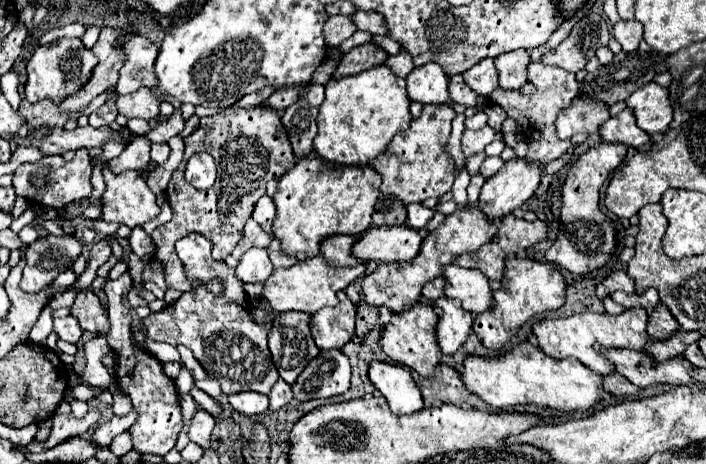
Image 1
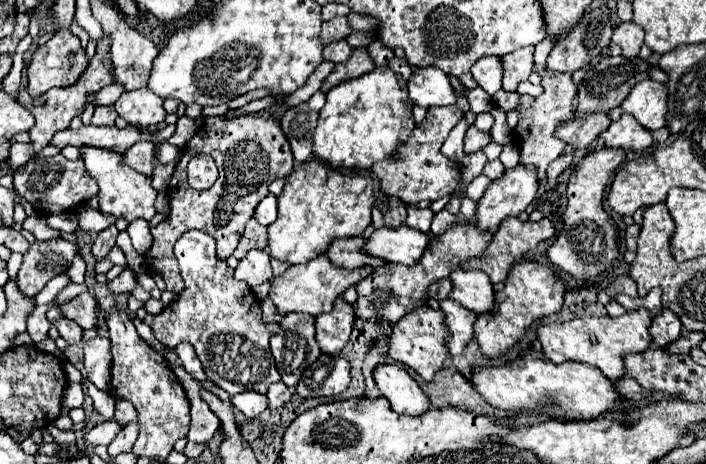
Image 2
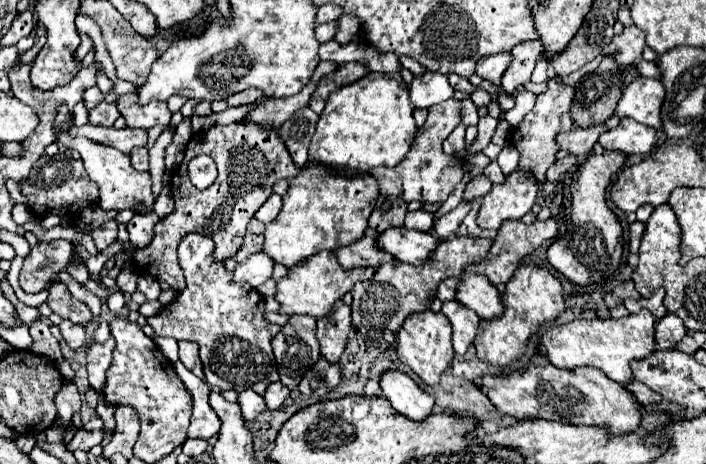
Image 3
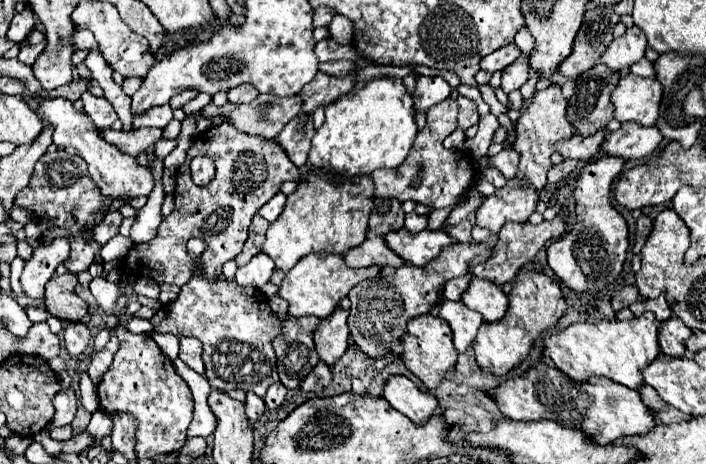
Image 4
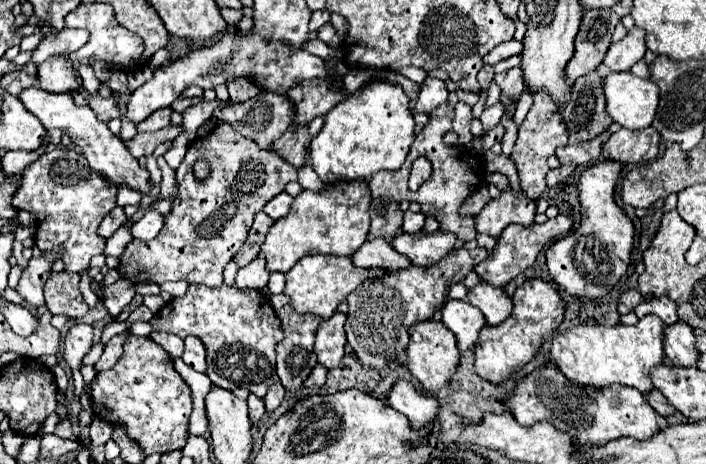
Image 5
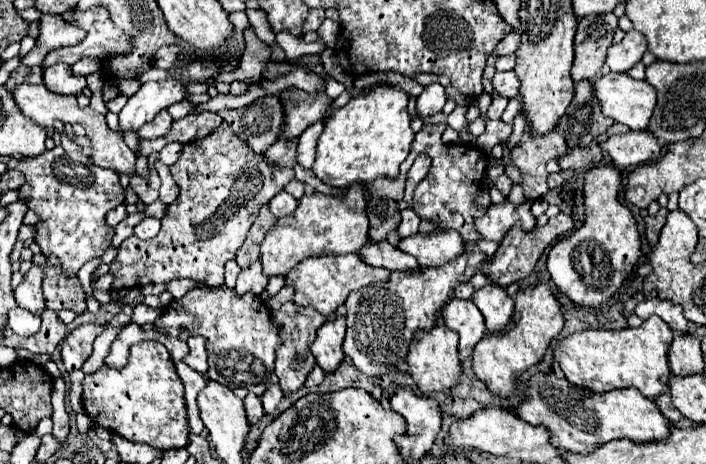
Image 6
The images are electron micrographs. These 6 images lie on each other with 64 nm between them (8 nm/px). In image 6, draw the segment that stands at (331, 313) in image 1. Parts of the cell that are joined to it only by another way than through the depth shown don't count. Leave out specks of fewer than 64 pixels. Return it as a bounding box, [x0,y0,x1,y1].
[310,316,346,372]

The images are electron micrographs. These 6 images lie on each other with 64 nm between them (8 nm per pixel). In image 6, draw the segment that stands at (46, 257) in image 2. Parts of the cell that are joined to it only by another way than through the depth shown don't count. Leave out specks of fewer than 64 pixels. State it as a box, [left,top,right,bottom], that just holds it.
[14,266,44,314]

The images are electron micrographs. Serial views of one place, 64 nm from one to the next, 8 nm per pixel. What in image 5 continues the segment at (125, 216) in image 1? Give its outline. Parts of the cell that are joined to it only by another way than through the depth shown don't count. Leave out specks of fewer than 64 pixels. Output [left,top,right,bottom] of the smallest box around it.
[18,86,152,194]

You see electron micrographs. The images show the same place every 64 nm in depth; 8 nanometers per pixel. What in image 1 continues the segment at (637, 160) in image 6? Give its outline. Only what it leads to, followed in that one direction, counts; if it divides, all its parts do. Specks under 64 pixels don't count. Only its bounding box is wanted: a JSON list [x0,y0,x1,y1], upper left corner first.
[600,110,650,148]

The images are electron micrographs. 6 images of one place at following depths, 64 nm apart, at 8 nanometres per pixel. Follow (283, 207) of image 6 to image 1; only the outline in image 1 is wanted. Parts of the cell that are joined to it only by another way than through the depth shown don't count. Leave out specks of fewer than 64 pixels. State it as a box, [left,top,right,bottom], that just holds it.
[252,196,276,234]

